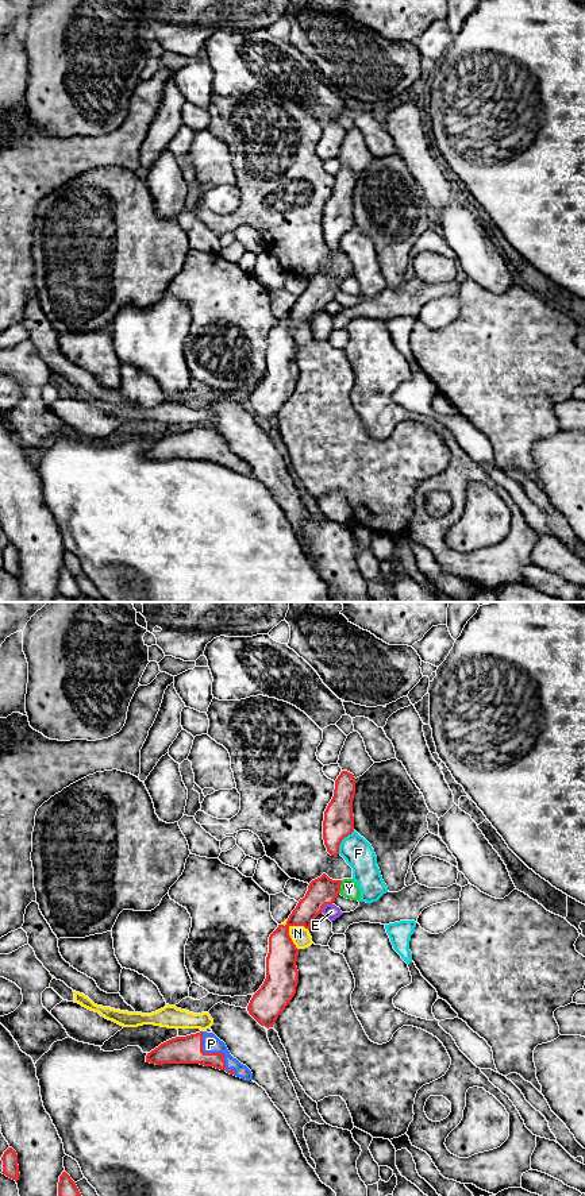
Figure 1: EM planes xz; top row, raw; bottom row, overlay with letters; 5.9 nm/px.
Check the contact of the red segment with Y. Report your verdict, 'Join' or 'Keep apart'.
Keep apart

